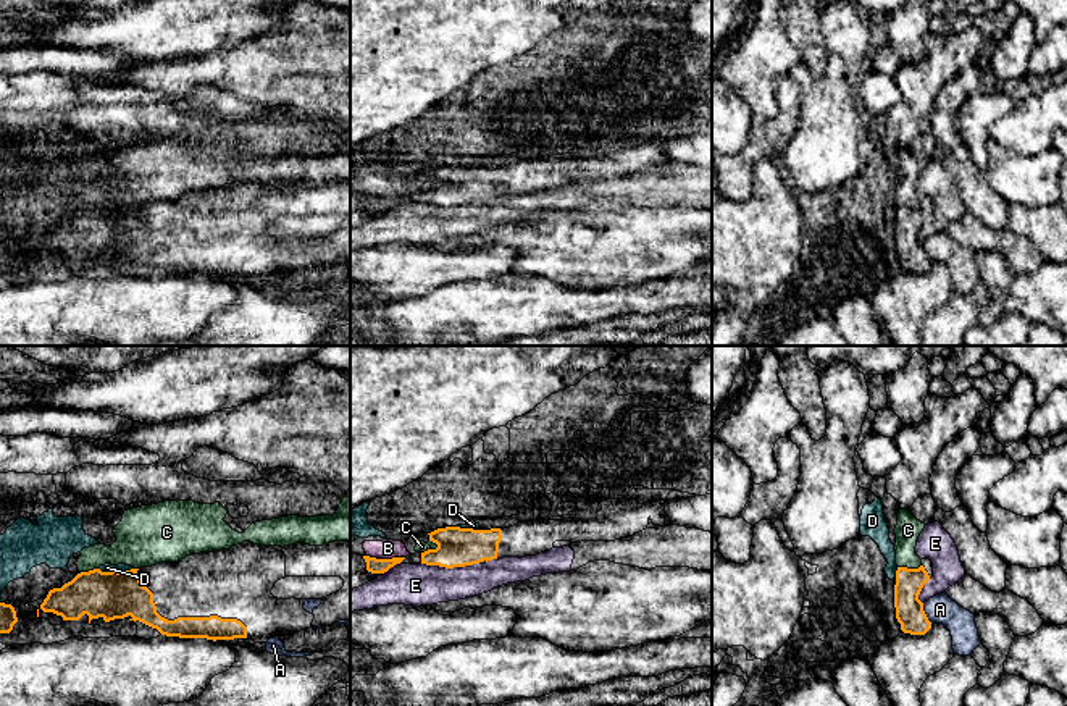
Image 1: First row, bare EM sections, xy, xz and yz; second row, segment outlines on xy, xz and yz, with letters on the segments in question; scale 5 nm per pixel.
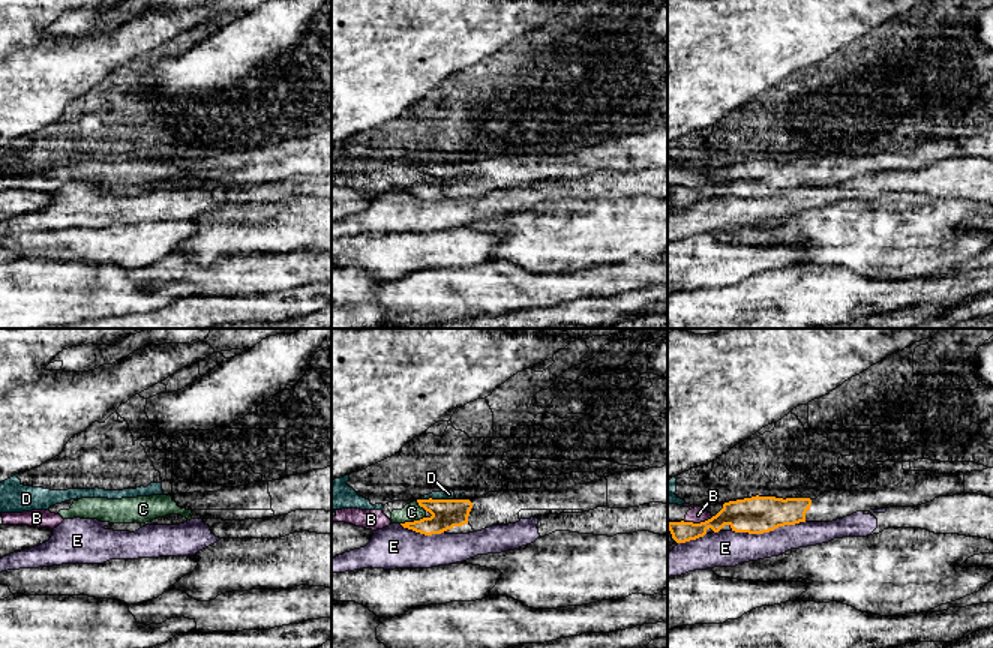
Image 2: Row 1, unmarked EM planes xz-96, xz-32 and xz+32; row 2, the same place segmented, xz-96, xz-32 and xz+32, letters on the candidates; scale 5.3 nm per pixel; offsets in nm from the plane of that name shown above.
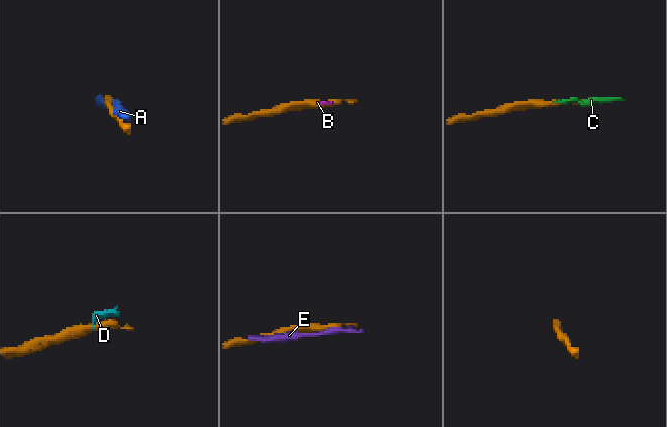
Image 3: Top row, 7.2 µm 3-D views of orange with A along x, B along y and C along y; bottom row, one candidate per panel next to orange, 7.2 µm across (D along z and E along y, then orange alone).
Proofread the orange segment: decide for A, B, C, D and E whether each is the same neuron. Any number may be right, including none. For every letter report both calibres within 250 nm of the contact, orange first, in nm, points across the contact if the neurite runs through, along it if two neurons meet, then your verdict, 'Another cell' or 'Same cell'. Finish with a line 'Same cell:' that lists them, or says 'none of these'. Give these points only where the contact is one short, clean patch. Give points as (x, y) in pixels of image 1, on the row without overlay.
A: Thickness 140 nm (orange) against 140 nm. Another cell
B: Thickness 80 nm (orange) against 100 nm. Boundary: xz (367, 193), (404, 196). Another cell
C: Thickness 140 nm (orange) against 130 nm. Boundary: yz (920, 202), (917, 205), (898, 205). Another cell
D: Thickness 240 nm (orange) against 50 nm. Another cell
E: Thickness 190 nm (orange) against 220 nm. Another cell
Same cell: none of these

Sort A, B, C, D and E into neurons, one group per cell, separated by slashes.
A / B C D / E

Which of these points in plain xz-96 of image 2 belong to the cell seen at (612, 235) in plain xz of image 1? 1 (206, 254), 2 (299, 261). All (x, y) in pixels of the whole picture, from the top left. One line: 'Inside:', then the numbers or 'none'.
Inside: 1

